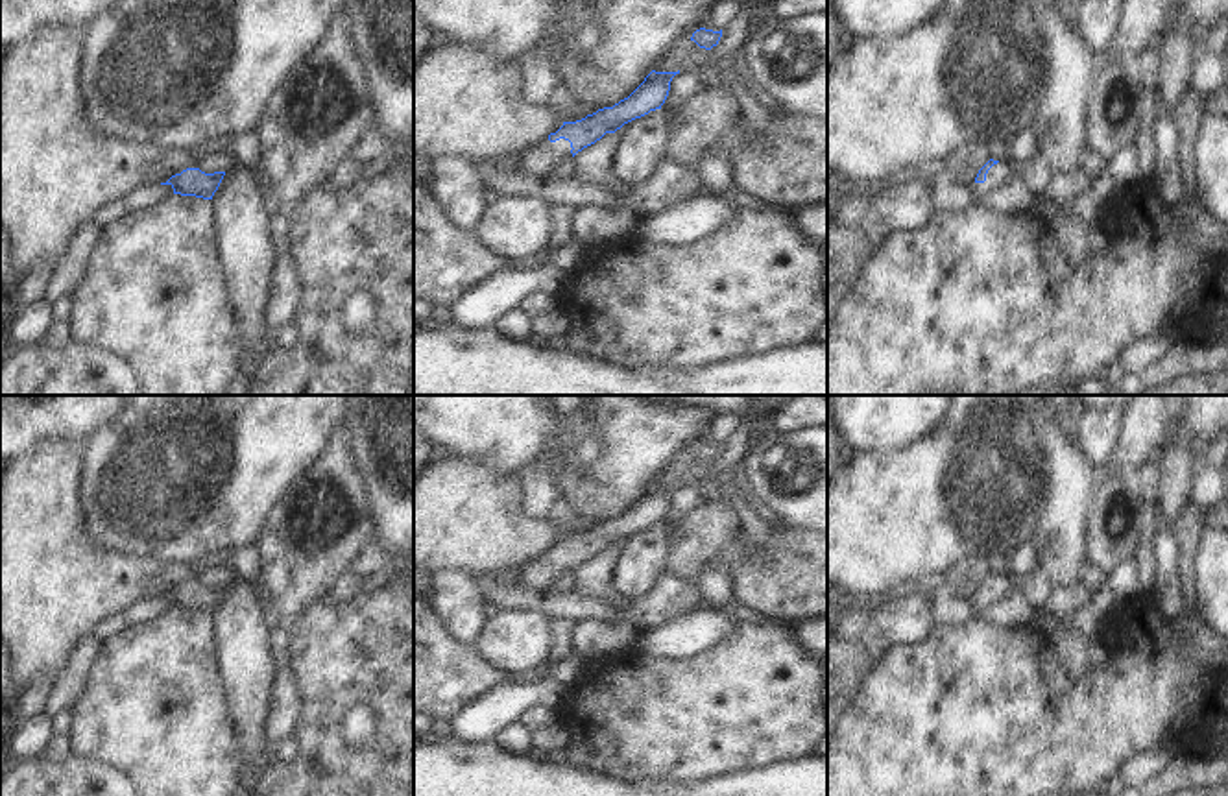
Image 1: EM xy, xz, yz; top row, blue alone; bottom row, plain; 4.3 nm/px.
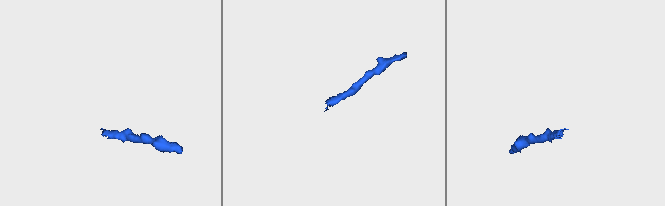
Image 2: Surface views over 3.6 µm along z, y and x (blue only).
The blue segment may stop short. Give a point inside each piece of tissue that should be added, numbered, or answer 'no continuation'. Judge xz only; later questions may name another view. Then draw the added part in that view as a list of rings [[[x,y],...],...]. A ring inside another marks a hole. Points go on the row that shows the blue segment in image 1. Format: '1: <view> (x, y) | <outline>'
1: xz (543, 161) | [[[545,139],[515,155],[510,172],[536,181],[571,179],[574,177],[574,157],[571,150],[571,142],[565,139],[556,142]]]

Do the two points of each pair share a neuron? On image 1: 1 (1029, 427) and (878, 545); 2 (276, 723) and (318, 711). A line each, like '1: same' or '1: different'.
1: same
2: different

